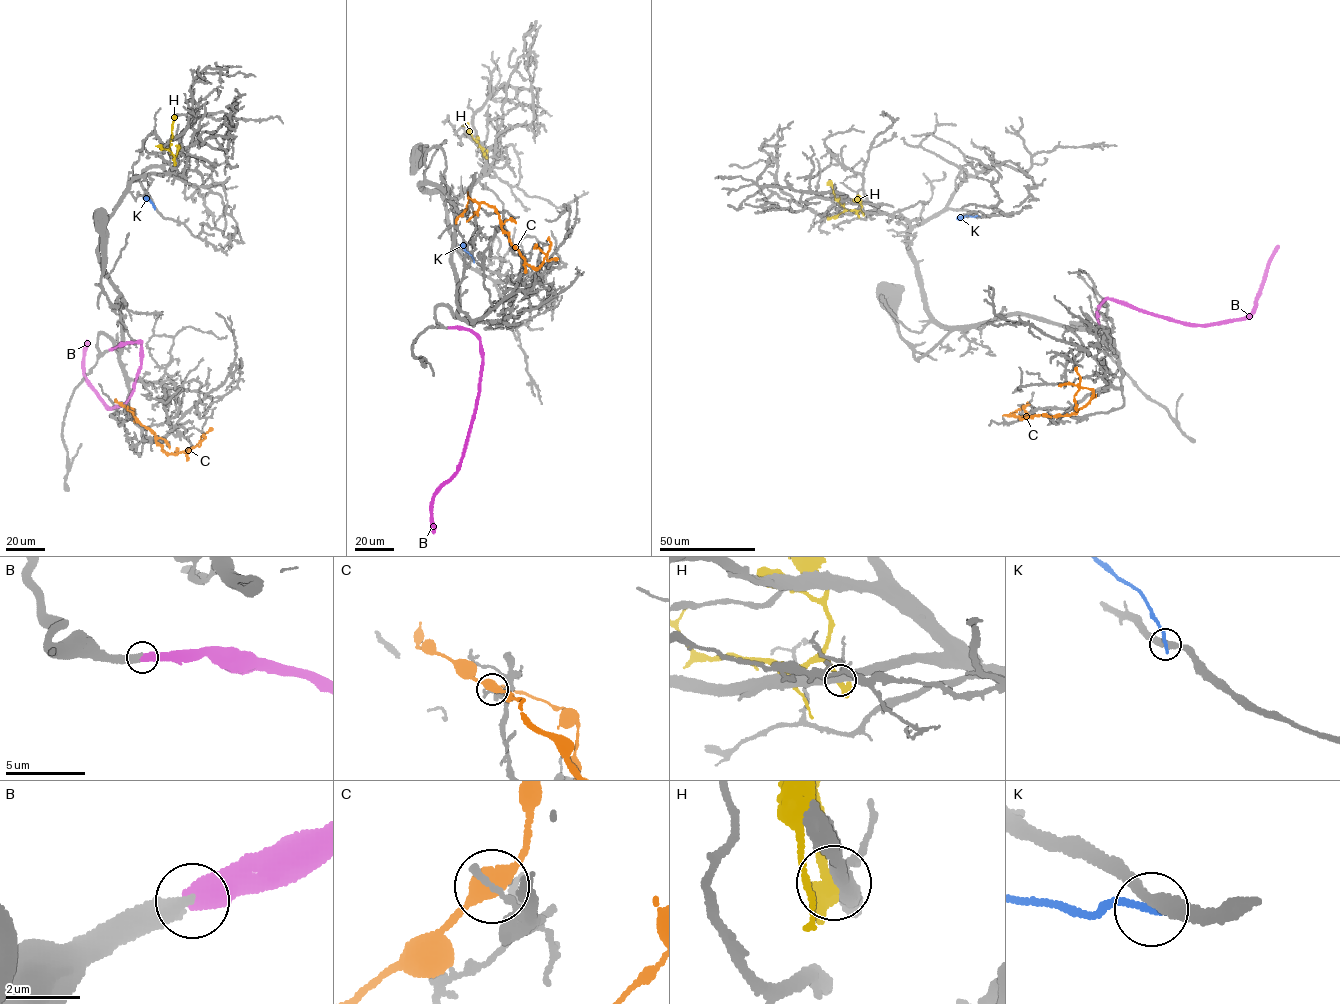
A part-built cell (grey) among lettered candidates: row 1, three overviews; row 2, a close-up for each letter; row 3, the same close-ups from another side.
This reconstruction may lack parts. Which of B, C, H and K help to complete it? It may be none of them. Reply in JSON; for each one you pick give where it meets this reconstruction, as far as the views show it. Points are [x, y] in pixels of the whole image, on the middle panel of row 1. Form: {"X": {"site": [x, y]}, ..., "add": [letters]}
{"B": {"site": [448, 327]}, "add": ["B"]}

